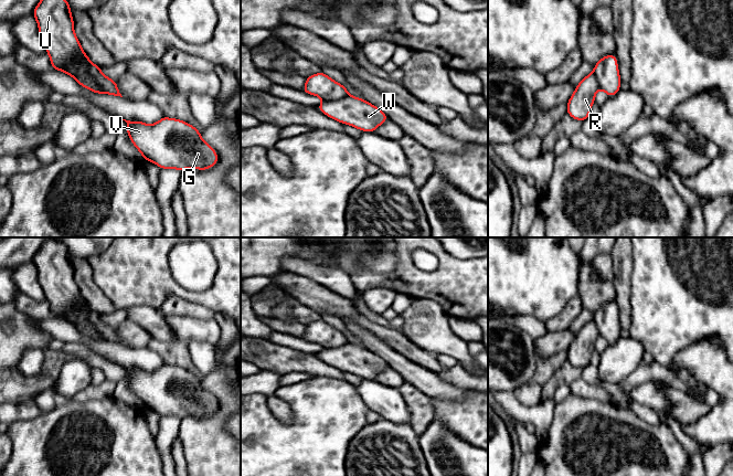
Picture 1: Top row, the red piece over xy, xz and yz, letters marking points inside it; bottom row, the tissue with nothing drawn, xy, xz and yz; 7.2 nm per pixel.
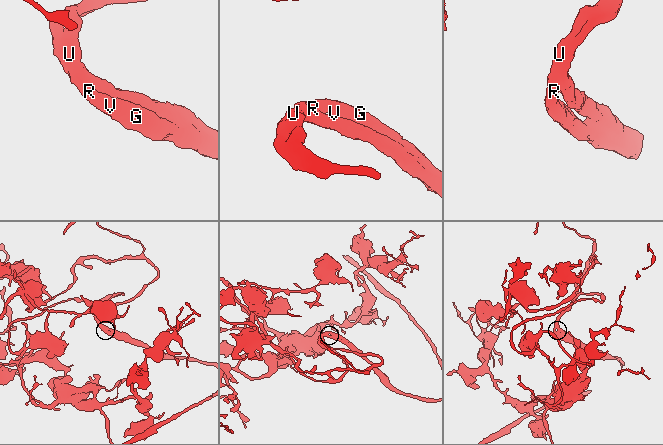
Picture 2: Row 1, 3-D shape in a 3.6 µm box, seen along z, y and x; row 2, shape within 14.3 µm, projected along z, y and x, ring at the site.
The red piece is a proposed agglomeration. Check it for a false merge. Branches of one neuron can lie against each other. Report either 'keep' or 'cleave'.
keep

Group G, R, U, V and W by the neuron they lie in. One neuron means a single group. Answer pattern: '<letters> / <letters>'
G R U V W

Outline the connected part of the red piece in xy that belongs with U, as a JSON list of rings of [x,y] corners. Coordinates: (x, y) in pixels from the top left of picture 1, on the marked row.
[[[40,0],[32,14],[52,68],[68,74],[81,86],[96,94],[123,97],[116,80],[108,78],[83,51],[74,32],[67,0]]]

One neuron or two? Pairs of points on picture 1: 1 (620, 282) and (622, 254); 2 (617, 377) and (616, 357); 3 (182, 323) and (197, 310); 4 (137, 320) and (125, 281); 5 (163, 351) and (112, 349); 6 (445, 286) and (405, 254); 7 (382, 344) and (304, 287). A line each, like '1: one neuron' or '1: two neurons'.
1: one neuron
2: one neuron
3: two neurons
4: two neurons
5: two neurons
6: one neuron
7: one neuron

